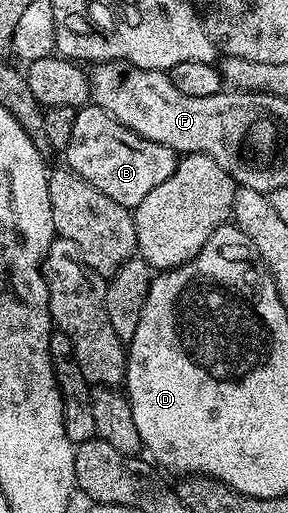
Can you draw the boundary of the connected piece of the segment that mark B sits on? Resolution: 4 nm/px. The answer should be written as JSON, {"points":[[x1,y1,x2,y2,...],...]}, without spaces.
{"points":[[86,104,77,110,75,129,63,154,69,161,66,162,68,169,83,176,83,180,95,184,95,188,99,188,103,196,111,196,115,204,130,208,136,208,147,192,159,188,159,184,163,184,163,180,175,172,179,161,176,150,140,138,135,131,119,124,119,120,96,104]]}

